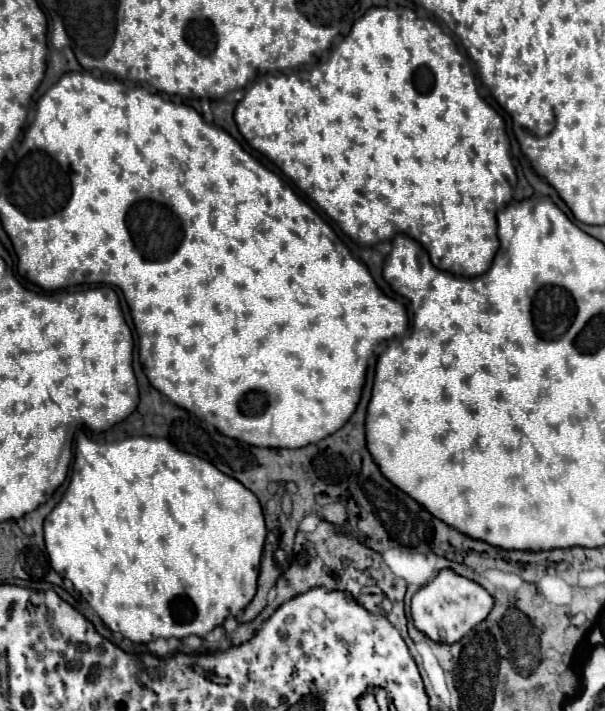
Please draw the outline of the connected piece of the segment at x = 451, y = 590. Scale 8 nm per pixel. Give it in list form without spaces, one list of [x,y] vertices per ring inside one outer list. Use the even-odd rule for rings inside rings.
[[[442,570],[432,582],[422,586],[412,596],[410,616],[416,630],[426,634],[430,640],[438,644],[454,644],[460,642],[476,624],[480,624],[488,616],[492,604],[492,596],[482,586],[454,574],[452,570]]]

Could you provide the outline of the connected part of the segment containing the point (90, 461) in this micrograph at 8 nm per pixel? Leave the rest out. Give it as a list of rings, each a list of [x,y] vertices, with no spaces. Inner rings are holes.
[[[78,434],[68,492],[62,496],[60,504],[44,521],[45,547],[52,568],[58,574],[64,574],[74,584],[74,588],[80,590],[82,598],[94,608],[94,612],[104,620],[104,624],[112,632],[118,632],[132,642],[144,642],[144,644],[156,638],[182,640],[190,634],[196,634],[202,638],[208,632],[212,632],[216,626],[222,626],[226,618],[236,616],[240,610],[244,610],[256,594],[264,540],[266,540],[266,524],[264,524],[262,508],[260,508],[258,498],[248,488],[244,488],[238,480],[222,474],[210,462],[194,454],[176,450],[164,438],[150,438],[150,436],[136,436],[136,438],[126,438],[126,440],[110,443],[98,443],[88,440],[84,434]]]

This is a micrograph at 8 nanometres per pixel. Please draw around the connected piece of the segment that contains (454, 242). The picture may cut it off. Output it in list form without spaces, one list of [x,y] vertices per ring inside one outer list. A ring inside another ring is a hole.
[[[370,8],[356,24],[344,42],[332,52],[330,60],[316,66],[310,72],[282,72],[262,76],[242,98],[234,110],[234,120],[244,140],[260,154],[270,158],[308,198],[312,198],[340,228],[360,246],[372,246],[384,240],[392,240],[396,234],[404,234],[426,248],[432,264],[460,278],[474,278],[492,266],[498,250],[496,238],[496,212],[512,202],[516,186],[516,170],[510,162],[510,142],[504,132],[504,120],[500,114],[478,96],[474,74],[468,58],[460,54],[450,36],[446,36],[432,20],[418,18],[410,8]]]

